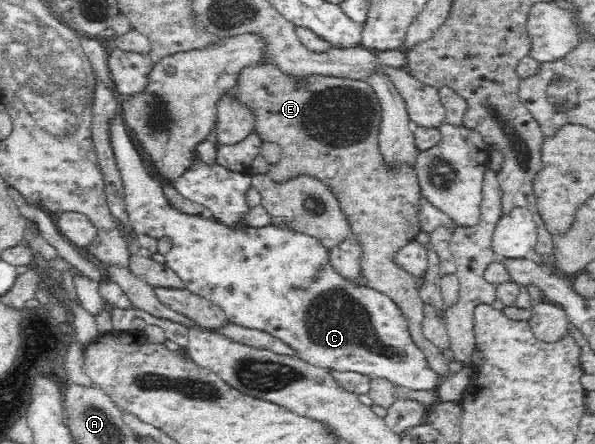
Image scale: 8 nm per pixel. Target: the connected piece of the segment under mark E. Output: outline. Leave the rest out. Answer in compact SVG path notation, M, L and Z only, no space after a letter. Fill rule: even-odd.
M264 63L242 66L237 72L230 93L234 93L237 103L247 107L253 115L251 133L263 141L277 143L282 150L280 163L269 167L269 176L285 180L296 174L310 174L334 190L351 231L361 245L366 285L383 292L401 309L410 337L438 375L439 401L459 402L473 378L470 367L465 366L455 376L449 376L449 362L442 355L443 351L428 341L419 328L424 302L416 294L416 276L404 272L391 259L394 248L420 233L414 217L417 197L422 195L412 167L400 166L387 171L382 164L375 142L380 112L372 88L362 80L320 75L286 76ZM444 377L449 379L442 382Z

